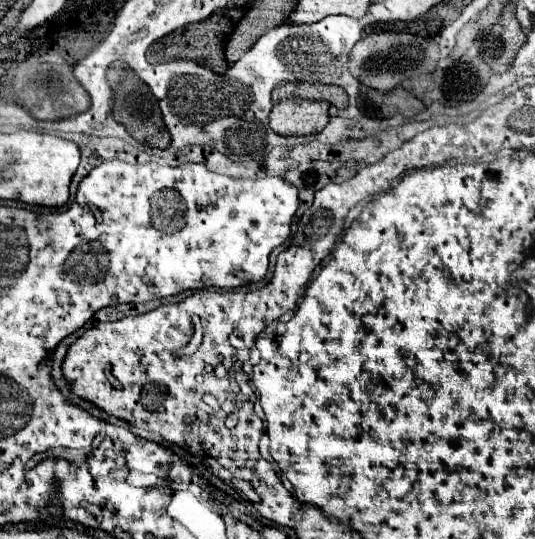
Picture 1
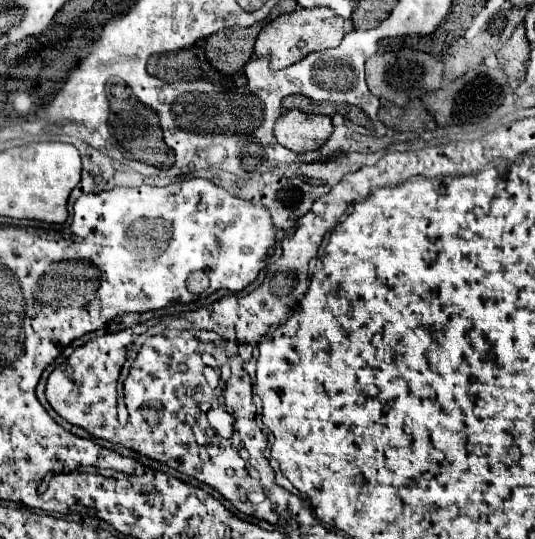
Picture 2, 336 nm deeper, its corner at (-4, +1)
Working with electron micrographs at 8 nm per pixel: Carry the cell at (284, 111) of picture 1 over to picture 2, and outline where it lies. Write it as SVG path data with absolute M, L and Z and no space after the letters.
M290 110L282 114L274 126L276 140L292 152L318 150L332 134L330 116L306 114L300 110Z

